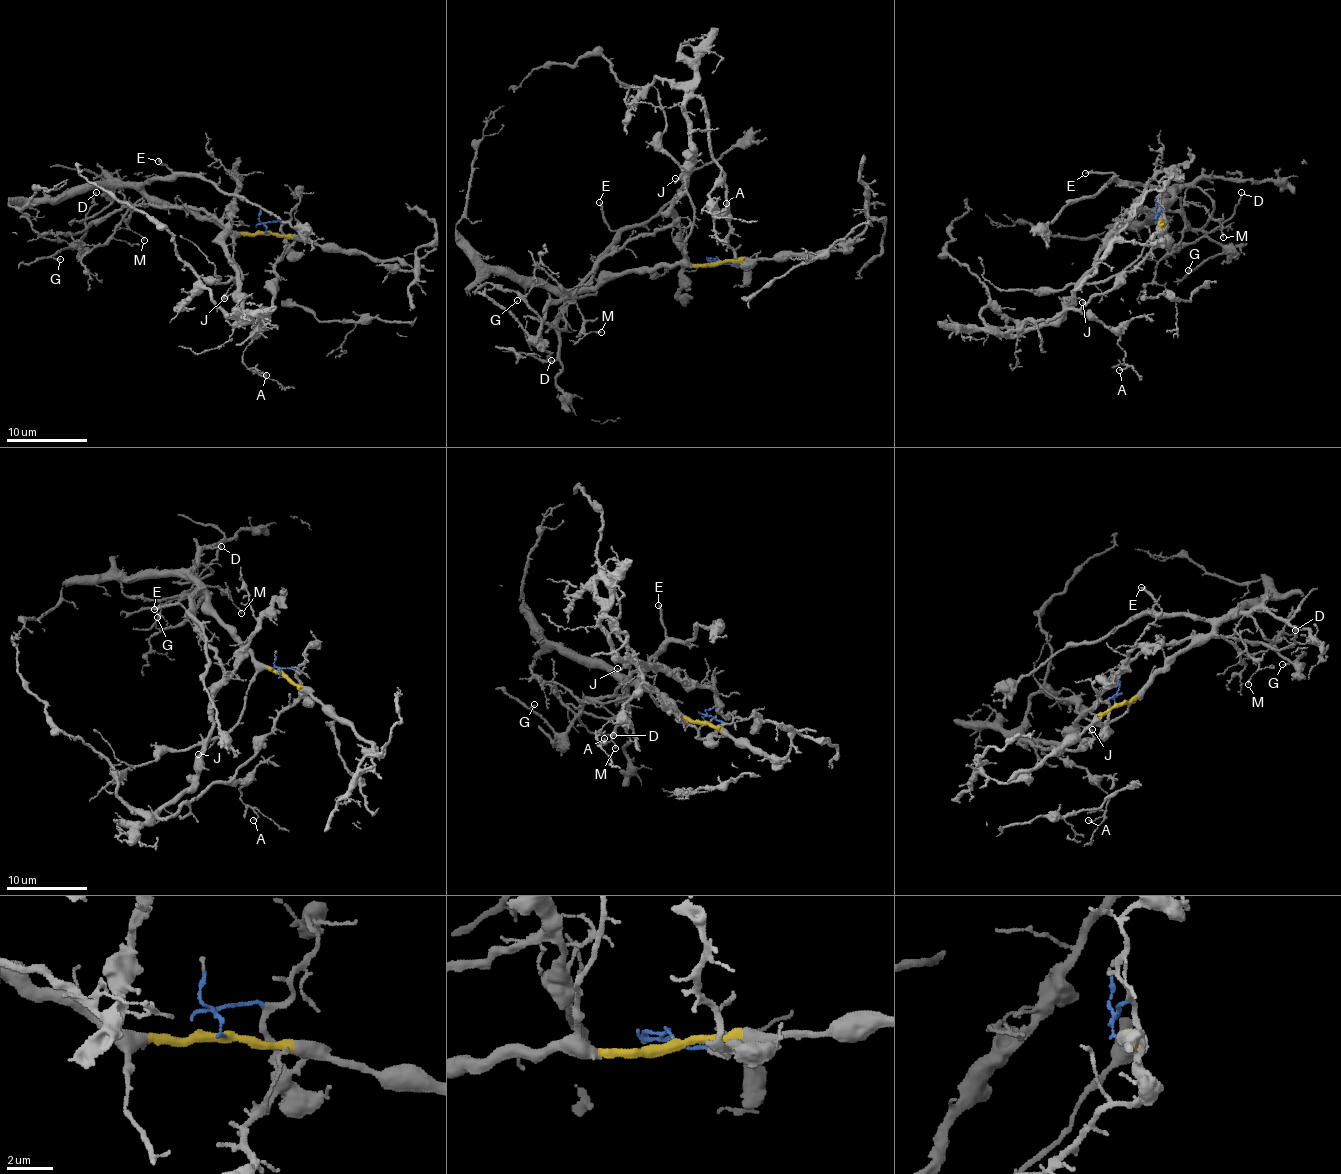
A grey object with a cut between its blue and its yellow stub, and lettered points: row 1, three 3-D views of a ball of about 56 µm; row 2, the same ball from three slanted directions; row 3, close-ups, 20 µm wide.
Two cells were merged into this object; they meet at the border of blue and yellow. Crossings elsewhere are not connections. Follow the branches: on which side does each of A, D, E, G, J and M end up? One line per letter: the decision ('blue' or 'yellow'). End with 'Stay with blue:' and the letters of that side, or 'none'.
A: blue
D: blue
E: yellow
G: blue
J: blue
M: blue
Stay with blue: A, D, G, J, M

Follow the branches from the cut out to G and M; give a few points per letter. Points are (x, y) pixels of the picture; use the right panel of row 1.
G: (1159, 222), (1166, 240), (1102, 294), (1006, 334), (1048, 326), (1127, 212), (1178, 213), (1223, 247), (1187, 271)
M: (1159, 222), (1164, 210), (1166, 240), (1102, 294), (1006, 334), (1048, 326), (1127, 212), (1194, 203), (1222, 236)

